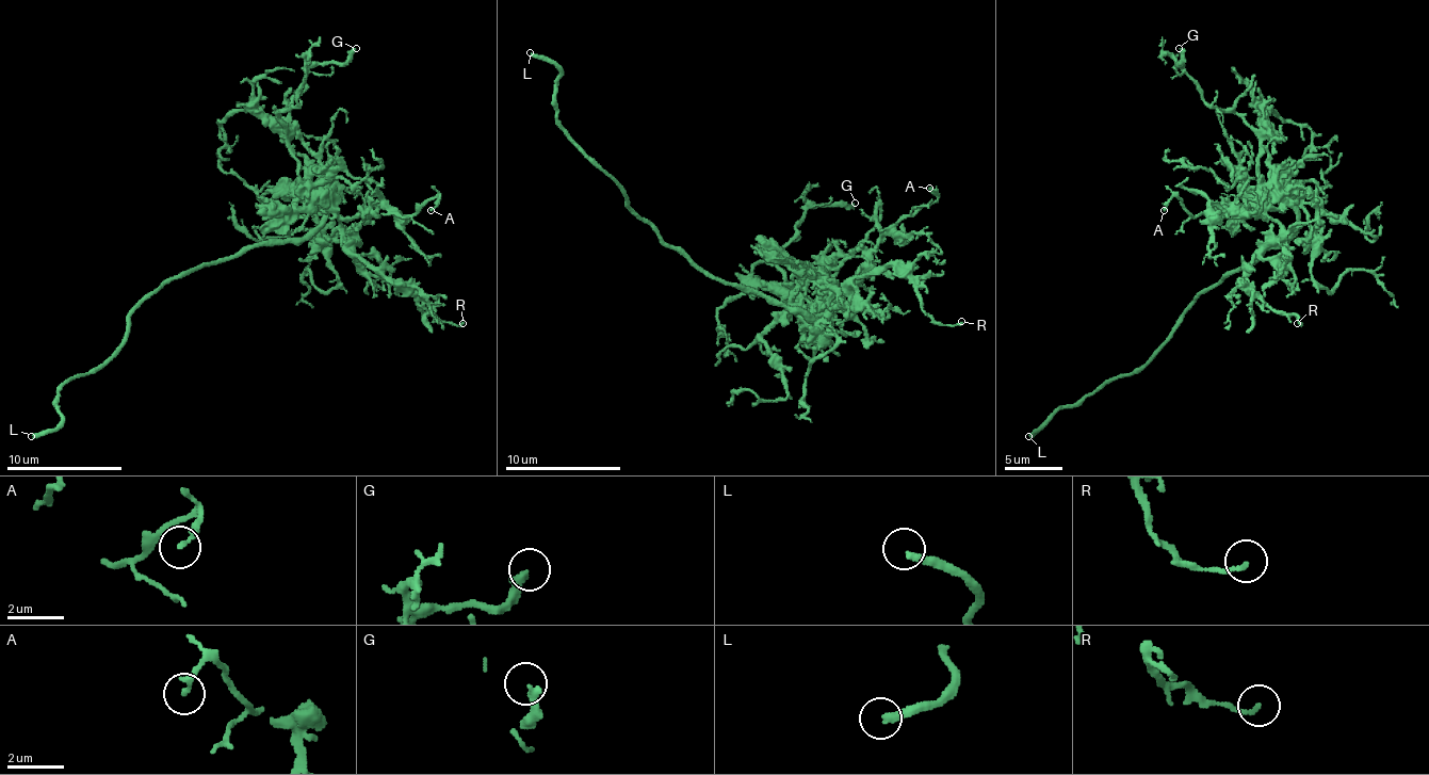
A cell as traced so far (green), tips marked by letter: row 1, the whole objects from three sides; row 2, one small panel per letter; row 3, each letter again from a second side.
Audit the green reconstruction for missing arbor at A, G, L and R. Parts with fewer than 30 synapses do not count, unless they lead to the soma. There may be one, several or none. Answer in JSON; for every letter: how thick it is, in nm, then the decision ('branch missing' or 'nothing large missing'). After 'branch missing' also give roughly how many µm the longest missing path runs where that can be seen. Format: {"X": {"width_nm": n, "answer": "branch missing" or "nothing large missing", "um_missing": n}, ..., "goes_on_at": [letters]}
{"A": {"width_nm": 200, "answer": "nothing large missing"}, "G": {"width_nm": 280, "answer": "nothing large missing"}, "L": {"width_nm": 280, "answer": "branch missing", "um_missing": 45}, "R": {"width_nm": 150, "answer": "nothing large missing"}, "goes_on_at": ["L"]}

